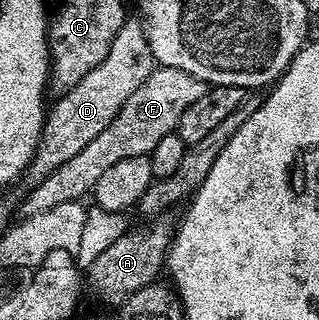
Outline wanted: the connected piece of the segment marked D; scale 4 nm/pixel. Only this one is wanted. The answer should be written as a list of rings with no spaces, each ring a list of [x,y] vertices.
[[[128,19],[118,35],[114,35],[114,41],[110,43],[110,49],[106,57],[102,59],[86,75],[82,76],[79,82],[68,93],[61,93],[55,98],[56,102],[51,102],[44,119],[44,130],[40,136],[40,145],[36,148],[36,155],[32,159],[32,164],[26,170],[26,177],[29,182],[35,183],[46,179],[66,159],[74,159],[94,135],[98,135],[118,115],[118,111],[146,83],[146,79],[152,74],[154,62],[150,43],[144,34],[144,26],[139,20]]]

